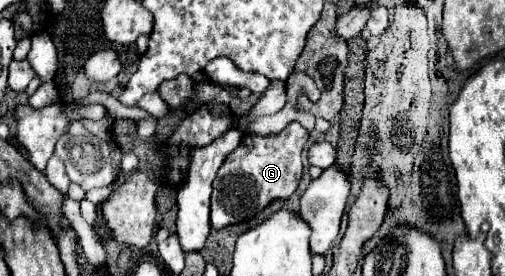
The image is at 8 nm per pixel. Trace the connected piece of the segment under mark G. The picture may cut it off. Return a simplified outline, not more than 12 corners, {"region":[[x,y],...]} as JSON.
{"region":[[307,130],[243,136],[211,194],[221,230],[287,200]]}

